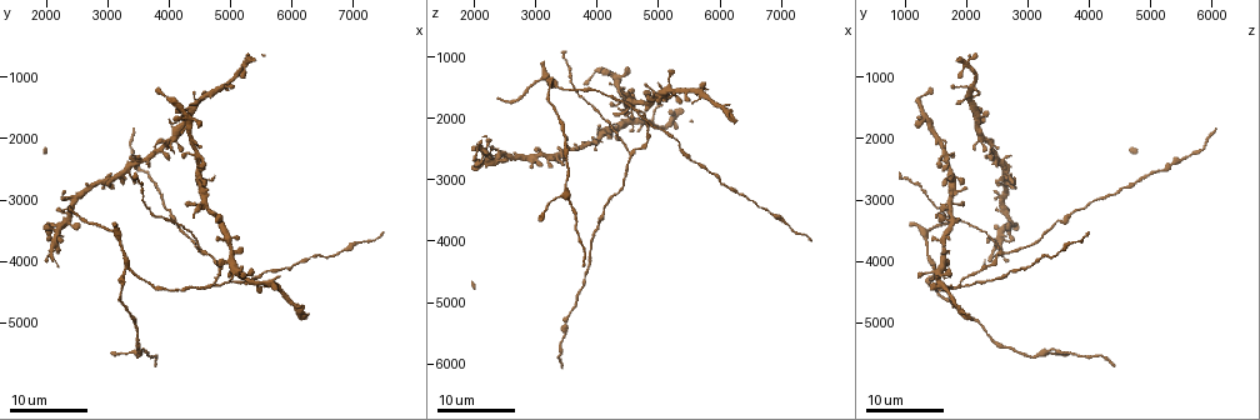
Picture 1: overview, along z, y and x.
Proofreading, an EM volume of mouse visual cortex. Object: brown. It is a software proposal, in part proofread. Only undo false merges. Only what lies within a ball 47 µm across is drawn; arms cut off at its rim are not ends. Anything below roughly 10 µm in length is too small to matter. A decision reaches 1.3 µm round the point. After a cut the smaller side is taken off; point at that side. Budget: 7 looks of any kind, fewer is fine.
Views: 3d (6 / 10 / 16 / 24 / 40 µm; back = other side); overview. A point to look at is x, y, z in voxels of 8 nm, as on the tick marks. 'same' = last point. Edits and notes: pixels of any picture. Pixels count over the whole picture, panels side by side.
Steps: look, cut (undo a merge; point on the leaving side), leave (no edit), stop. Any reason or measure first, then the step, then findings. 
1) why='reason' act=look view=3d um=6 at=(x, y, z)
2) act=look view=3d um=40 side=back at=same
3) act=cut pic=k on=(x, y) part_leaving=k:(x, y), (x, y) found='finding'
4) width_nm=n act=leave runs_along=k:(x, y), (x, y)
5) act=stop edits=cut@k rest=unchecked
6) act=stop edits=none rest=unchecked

why='looks like a crossing' act=look view=3d um=16 at=(4100, 1950, 2250)

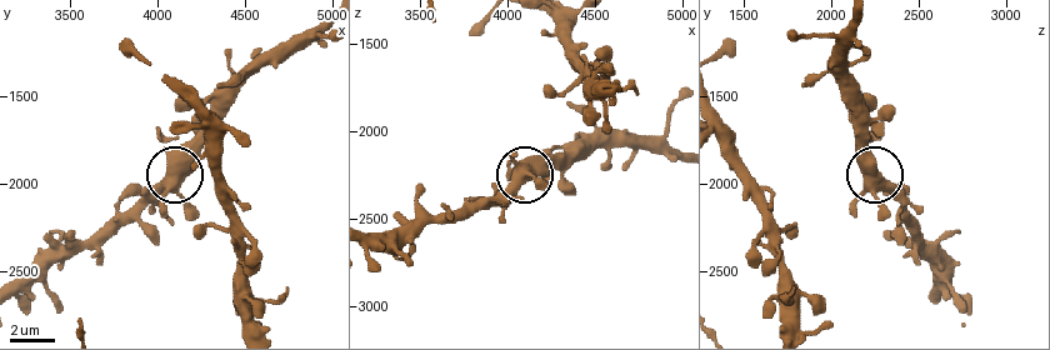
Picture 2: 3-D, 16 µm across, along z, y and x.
act=look view=3d um=6 at=(4060, 1980, 2280)

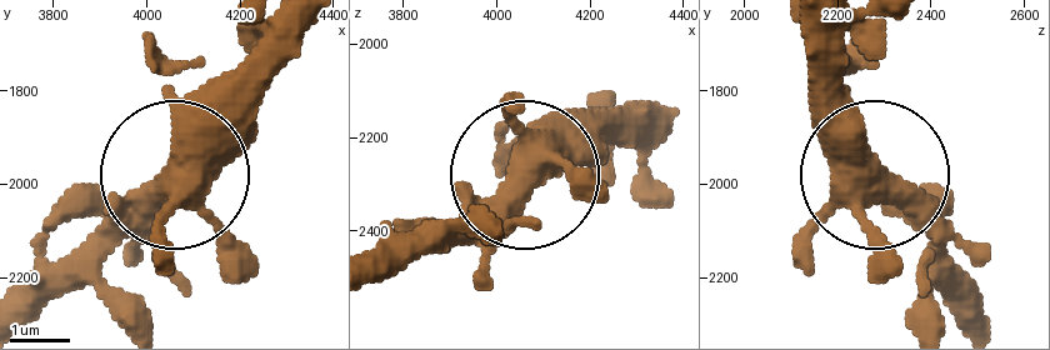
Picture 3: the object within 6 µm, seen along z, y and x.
act=leave found='continuous, no second neuron'

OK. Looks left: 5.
act=look view=3d um=24 at=(4450, 2250, 1650)

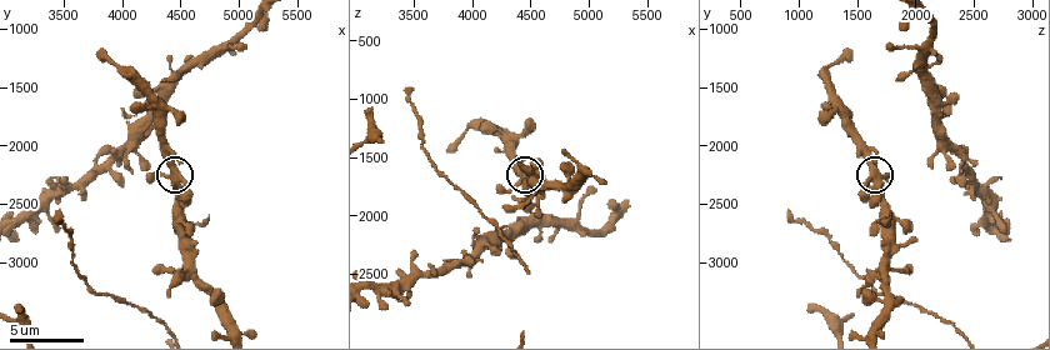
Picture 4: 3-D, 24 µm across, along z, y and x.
act=look view=3d um=10 at=(4440, 2240, 1660)

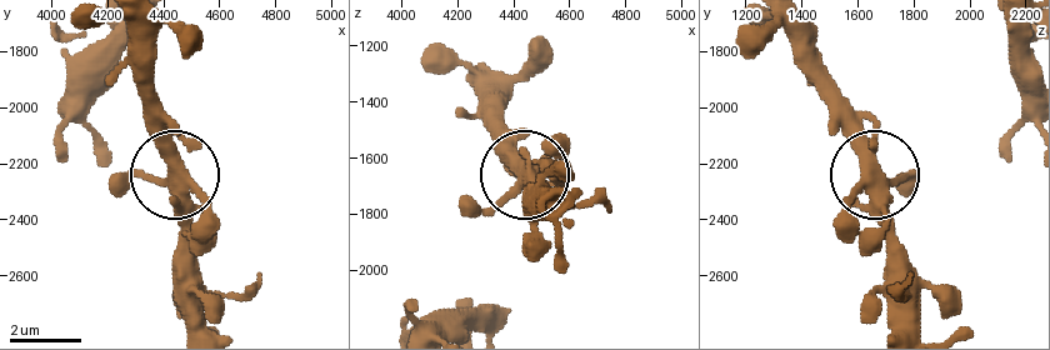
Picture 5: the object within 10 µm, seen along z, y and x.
width_nm=360 act=leave runs_along=5:(208, 329), (190, 204), (171, 168), (171, 123), (154, 81) found='all the same neuron'

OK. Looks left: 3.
act=look view=3d um=16 at=(4750, 4300, 1950)

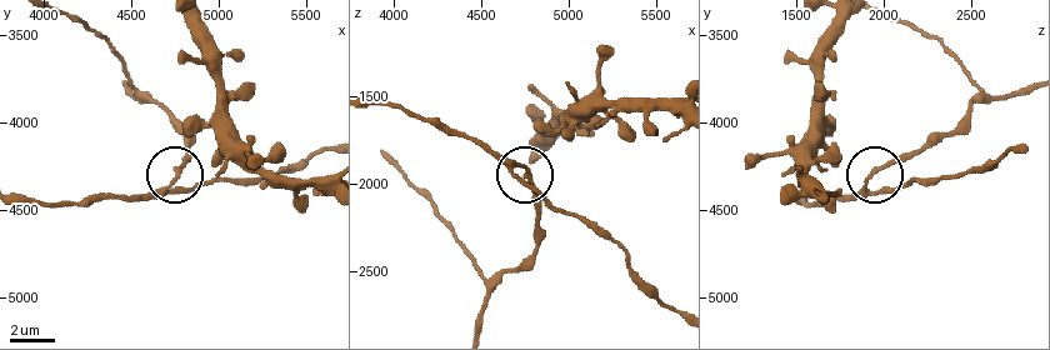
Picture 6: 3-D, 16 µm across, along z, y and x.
act=look view=3d um=10 at=(4780, 4280, 1960)

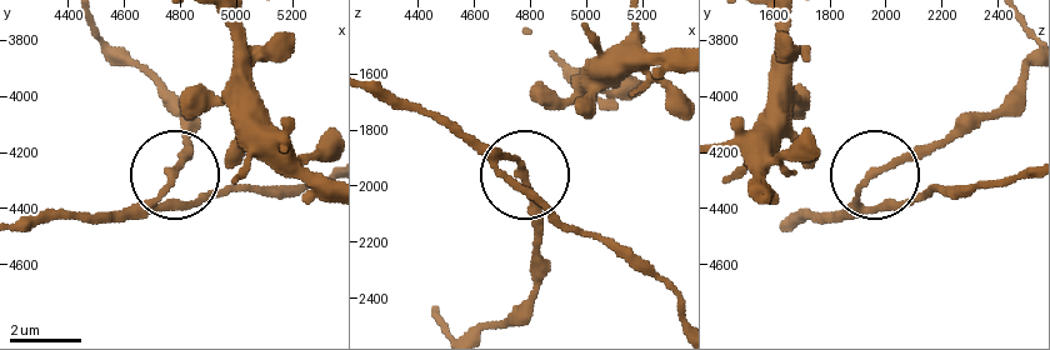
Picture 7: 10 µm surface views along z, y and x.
side_arm_um=47 act=leave found='one neuron here'

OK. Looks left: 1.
act=stop edits=none rest=unchecked

